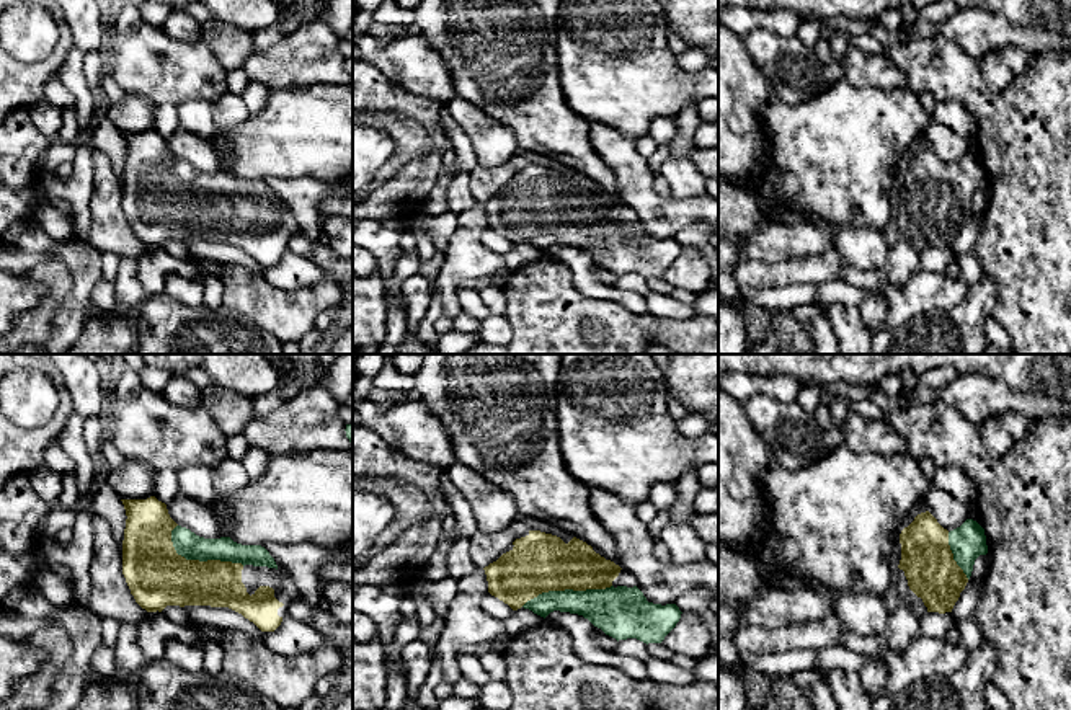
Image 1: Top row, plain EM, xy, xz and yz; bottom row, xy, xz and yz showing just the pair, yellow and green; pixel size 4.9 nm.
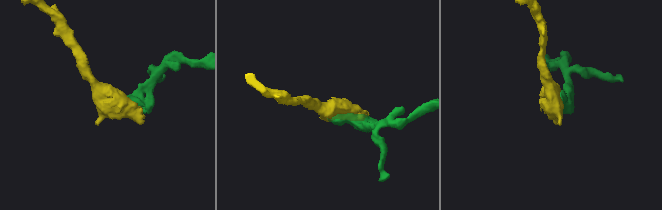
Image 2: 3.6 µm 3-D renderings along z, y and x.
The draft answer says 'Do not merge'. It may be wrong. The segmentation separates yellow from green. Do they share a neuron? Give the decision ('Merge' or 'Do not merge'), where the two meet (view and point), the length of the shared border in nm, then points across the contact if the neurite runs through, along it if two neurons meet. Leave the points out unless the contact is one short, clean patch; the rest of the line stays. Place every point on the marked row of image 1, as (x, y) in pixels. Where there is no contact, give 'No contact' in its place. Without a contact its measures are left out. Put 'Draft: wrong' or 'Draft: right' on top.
Draft: wrong
Merge. Touches yellow at xy (198, 560). Shared border 400 nm

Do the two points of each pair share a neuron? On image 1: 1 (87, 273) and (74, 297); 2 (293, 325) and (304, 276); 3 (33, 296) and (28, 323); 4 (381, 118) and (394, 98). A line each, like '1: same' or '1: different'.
1: same
2: different
3: different
4: different

